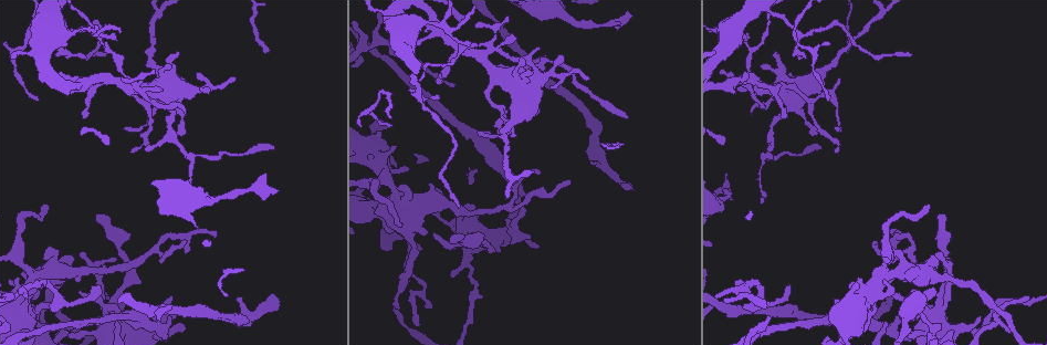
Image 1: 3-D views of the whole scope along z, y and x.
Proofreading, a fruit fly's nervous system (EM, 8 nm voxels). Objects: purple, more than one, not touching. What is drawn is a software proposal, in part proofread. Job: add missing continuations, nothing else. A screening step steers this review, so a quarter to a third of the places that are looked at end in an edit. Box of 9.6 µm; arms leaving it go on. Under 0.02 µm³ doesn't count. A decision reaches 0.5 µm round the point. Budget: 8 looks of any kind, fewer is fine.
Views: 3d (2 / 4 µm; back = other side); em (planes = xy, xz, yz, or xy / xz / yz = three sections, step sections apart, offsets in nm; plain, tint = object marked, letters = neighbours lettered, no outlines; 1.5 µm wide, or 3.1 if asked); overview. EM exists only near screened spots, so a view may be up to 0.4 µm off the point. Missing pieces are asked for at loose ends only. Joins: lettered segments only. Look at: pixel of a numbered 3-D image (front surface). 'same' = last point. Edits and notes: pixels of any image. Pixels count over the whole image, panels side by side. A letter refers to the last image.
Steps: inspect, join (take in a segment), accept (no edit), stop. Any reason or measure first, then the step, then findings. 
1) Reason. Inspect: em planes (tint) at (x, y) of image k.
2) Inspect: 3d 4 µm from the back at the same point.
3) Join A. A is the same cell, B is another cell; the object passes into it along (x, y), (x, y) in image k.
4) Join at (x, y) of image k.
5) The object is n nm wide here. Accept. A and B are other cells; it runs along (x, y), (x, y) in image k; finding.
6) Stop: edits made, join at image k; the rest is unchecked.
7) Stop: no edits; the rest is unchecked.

Free end. Inspect: em planes (letters) at (487, 131) of image 1.

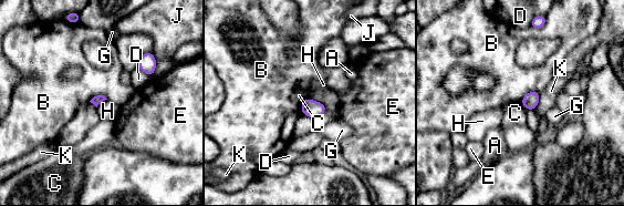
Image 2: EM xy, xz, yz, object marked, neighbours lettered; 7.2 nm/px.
The object is 70 nm wide here. Accept. A, B, C, D, E, G, H, J and K are other cells; a border runs along (539, 92), (528, 92), (520, 101) in image 2; none of them fits.

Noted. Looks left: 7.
Thin end. Inspect: em planes (letters) at (104, 53) of image 1.

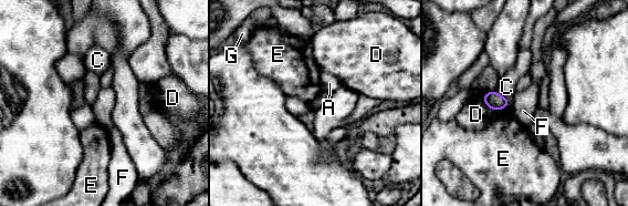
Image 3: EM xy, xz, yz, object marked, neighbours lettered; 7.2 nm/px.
Accept. A, C, D, E, F and G are other cells; a border runs along (483, 94), (483, 101), (494, 111) in image 3; none of them fits.

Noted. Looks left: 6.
An open end. Inspect: em planes (letters) at (1027, 296) of image 1.

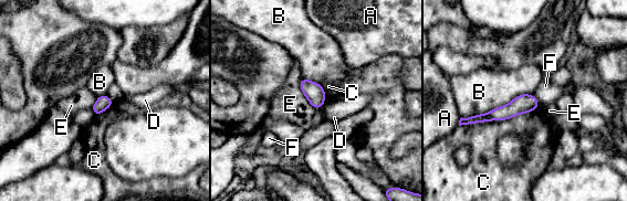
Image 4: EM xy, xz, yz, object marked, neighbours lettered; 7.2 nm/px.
The object is 100 nm wide here. Accept. A, B, C, D, E and F are other cells; a border runs along (325, 91), (325, 101), (316, 109) in image 4; none of them fits.

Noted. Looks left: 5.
Stop: no edits; the rest is unchecked.

